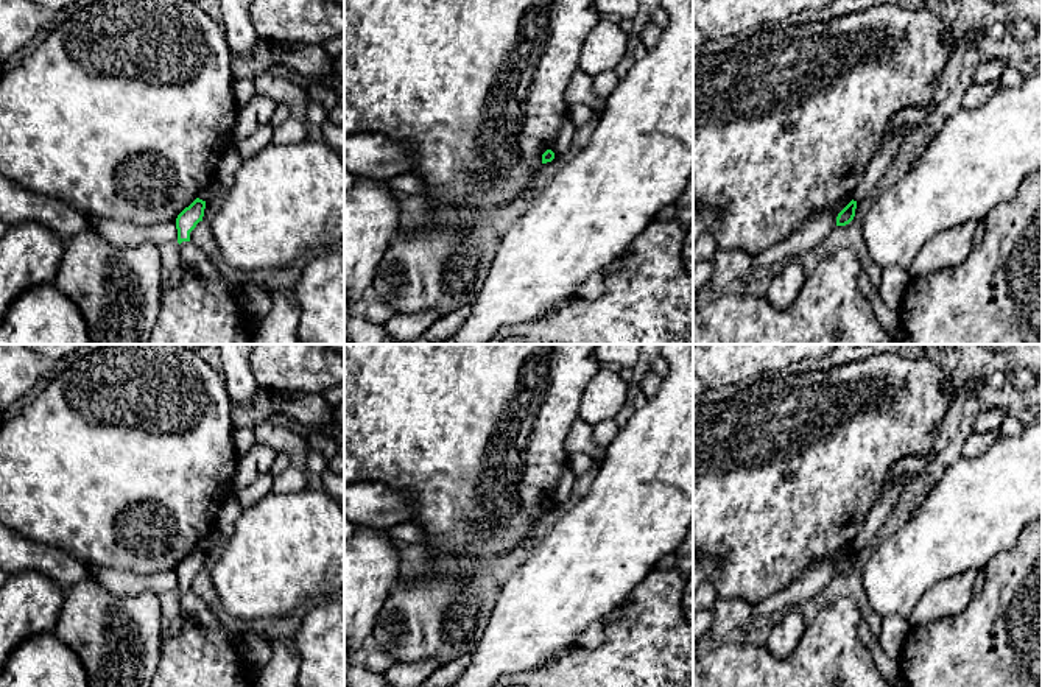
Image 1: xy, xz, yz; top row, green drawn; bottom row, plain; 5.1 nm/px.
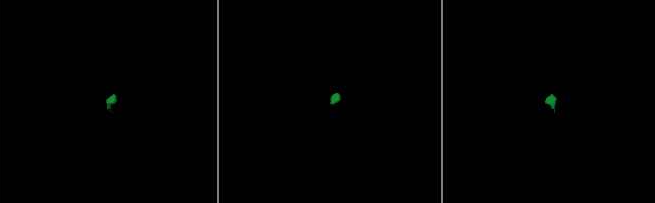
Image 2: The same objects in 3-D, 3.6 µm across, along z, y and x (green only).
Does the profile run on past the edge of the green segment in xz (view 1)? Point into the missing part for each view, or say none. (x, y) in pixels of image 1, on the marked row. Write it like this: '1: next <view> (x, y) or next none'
1: next none

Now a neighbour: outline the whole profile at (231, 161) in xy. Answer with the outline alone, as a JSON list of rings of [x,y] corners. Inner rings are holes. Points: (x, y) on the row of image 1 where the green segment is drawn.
[[[229,143],[220,157],[220,164],[216,168],[216,176],[221,182],[221,195],[227,193],[234,187],[235,176],[241,164],[243,159],[237,151],[235,143]]]

